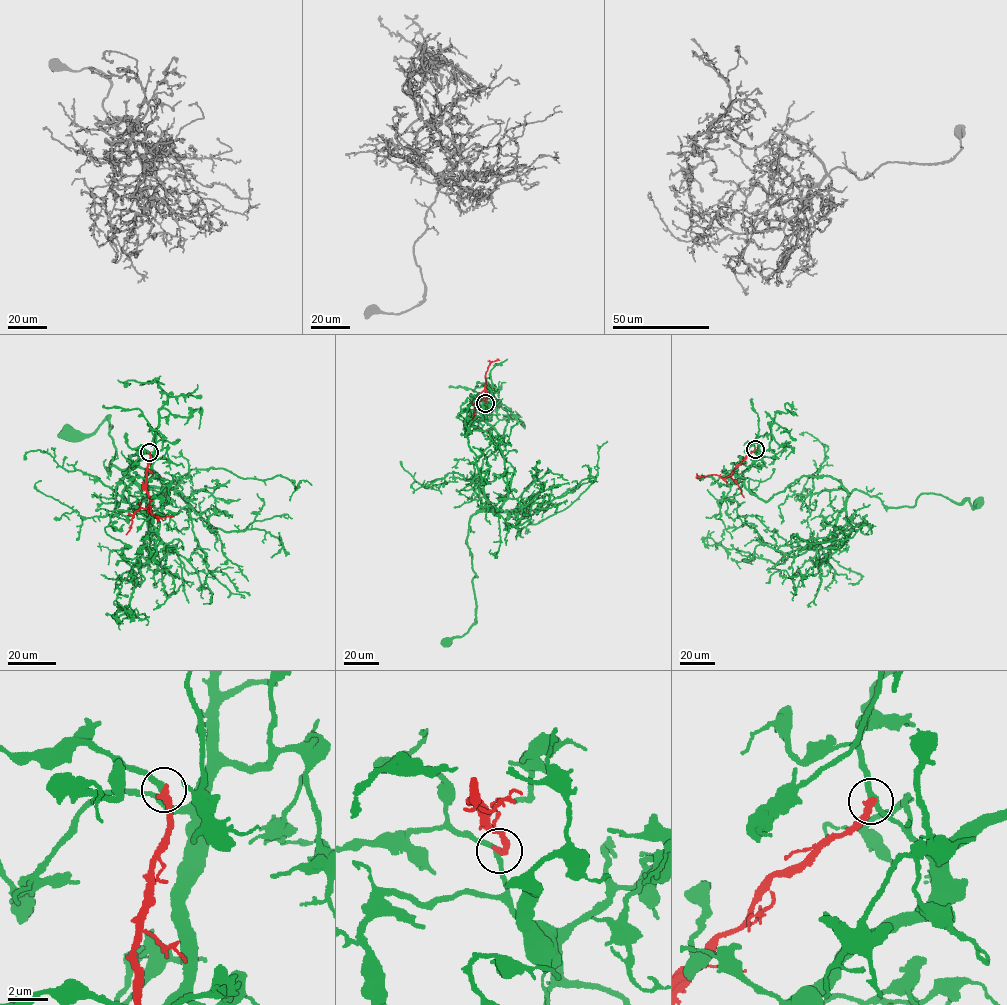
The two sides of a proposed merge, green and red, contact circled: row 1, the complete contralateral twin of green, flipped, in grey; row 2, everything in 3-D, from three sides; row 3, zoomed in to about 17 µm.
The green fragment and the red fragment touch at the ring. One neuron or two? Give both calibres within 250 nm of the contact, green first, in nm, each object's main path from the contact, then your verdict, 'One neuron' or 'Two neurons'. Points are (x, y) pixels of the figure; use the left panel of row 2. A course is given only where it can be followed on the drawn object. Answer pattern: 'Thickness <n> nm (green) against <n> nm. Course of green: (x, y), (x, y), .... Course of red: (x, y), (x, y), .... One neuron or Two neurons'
Thickness 260 nm (green) against 360 nm. Course of green: (149, 453), (146, 516), (161, 512), (167, 486), (135, 454), (136, 466), (106, 471), (108, 419), (68, 432). Course of red: (149, 453), (146, 487), (149, 503), (134, 513), (126, 534). Two neurons

